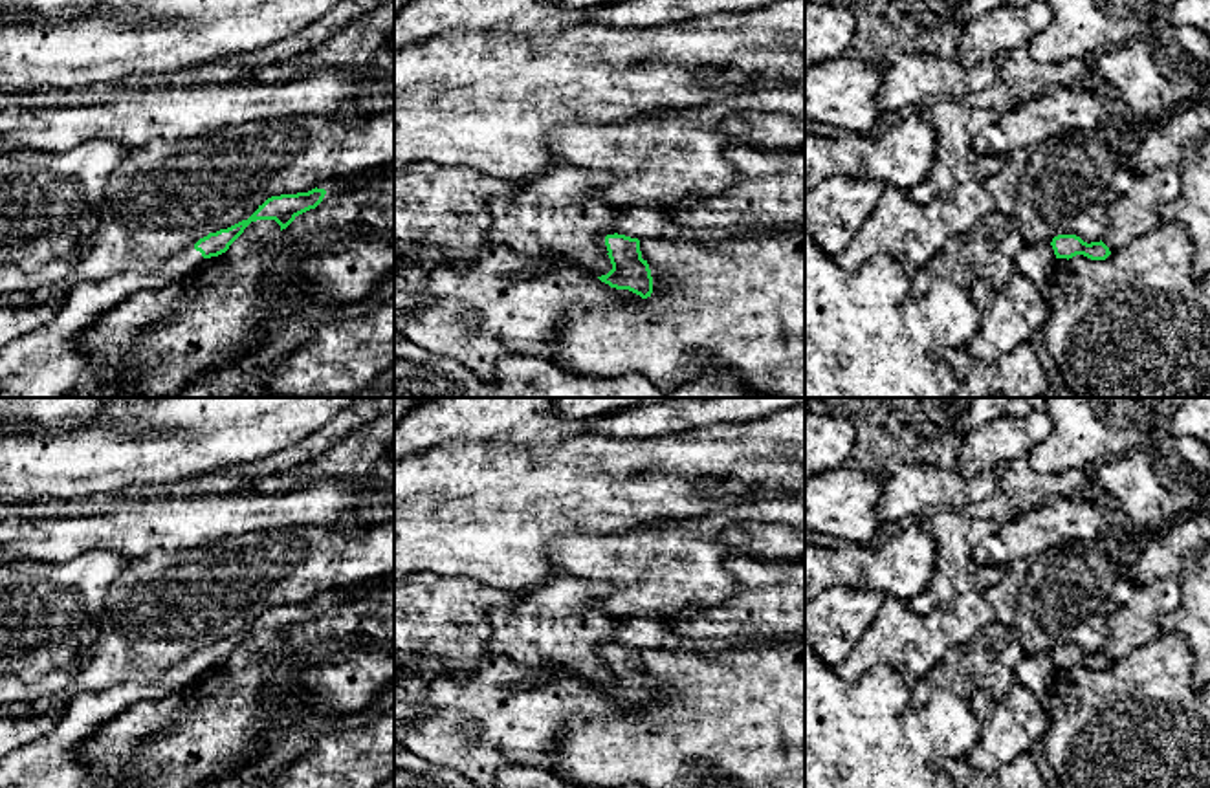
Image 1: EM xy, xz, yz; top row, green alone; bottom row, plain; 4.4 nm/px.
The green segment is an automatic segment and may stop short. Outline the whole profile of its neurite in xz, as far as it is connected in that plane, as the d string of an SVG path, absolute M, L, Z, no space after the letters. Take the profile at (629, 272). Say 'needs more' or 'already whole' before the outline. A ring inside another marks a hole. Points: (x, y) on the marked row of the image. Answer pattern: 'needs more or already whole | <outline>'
needs more | M614 231L598 236L600 249L610 258L612 269L598 277L616 290L629 290L642 299L653 293L653 277L647 260L642 258L640 240Z

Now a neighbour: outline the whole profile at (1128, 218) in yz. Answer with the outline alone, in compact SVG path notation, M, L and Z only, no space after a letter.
M1166 167L1153 174L1133 172L1129 189L1109 209L1109 225L1102 242L1118 251L1140 235L1159 229L1159 207L1181 196L1181 172Z

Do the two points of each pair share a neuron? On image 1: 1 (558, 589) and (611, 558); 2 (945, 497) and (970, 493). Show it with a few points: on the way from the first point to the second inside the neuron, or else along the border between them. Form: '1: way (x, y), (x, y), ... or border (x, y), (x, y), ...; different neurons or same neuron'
1: border (560, 572), (609, 583); different neurons
2: way (950, 493), (965, 493); same neuron

